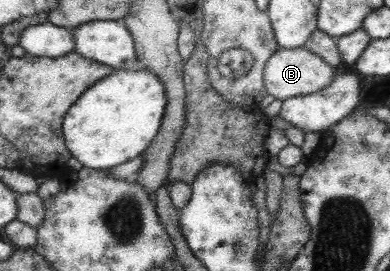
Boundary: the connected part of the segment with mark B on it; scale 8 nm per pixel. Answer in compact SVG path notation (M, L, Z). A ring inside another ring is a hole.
M278 47L275 54L268 59L267 65L264 66L263 86L274 99L282 101L298 95L315 94L317 91L324 90L325 87L331 85L337 75L338 73L334 71L331 64L320 59L315 53L307 51L307 49L286 50Z

